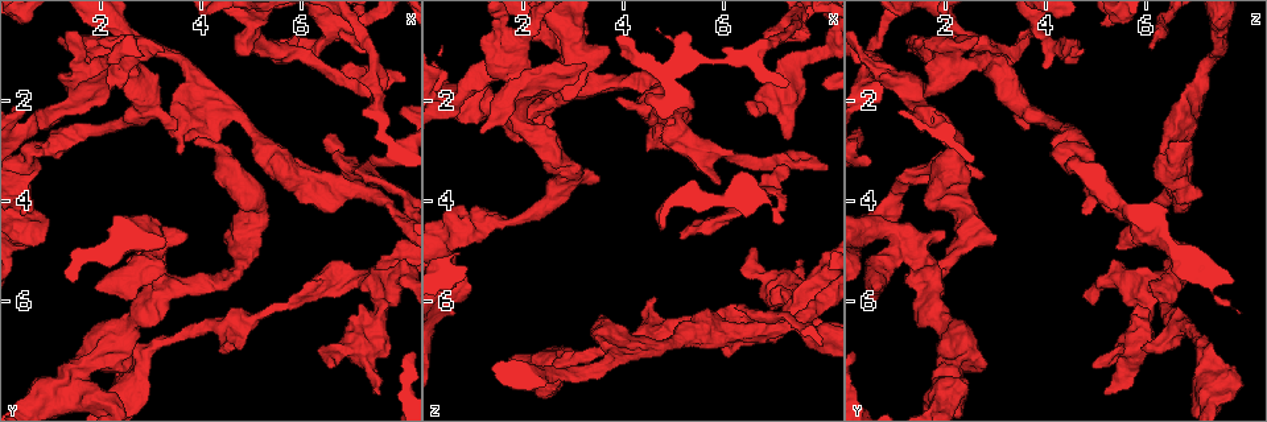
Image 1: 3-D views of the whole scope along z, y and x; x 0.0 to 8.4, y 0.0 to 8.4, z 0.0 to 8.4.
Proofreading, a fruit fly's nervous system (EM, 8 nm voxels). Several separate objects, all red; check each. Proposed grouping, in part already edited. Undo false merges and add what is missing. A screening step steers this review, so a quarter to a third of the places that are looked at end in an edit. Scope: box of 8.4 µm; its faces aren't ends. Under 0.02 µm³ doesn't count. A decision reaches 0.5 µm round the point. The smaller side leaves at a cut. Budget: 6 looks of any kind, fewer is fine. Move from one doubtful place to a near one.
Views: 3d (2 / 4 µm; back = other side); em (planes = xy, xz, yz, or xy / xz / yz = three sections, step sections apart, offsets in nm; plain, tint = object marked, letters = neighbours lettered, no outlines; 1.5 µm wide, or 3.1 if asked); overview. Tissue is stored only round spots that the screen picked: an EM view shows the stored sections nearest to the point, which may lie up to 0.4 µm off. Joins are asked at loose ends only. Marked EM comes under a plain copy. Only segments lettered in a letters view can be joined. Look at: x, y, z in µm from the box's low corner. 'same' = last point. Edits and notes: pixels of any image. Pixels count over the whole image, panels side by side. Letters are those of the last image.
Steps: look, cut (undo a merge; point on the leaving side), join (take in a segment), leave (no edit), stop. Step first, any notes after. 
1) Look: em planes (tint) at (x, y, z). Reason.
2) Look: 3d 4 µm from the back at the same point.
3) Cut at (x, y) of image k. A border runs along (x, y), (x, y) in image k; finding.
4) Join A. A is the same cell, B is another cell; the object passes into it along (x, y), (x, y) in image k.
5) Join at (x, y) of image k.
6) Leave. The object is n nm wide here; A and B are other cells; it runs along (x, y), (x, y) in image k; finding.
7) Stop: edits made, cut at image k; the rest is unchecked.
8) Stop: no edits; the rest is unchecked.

Look: 3d 2 µm at (1.15, 0.75, 2.55).

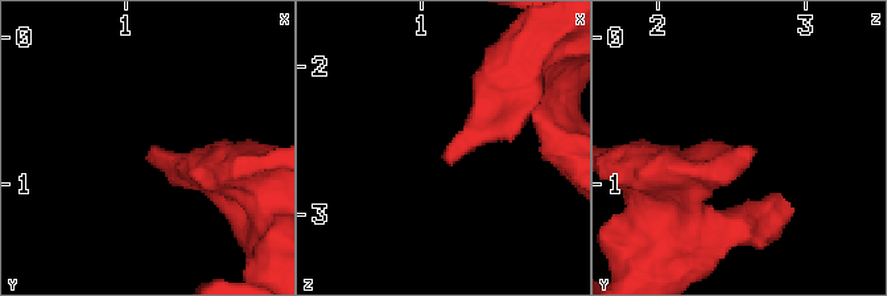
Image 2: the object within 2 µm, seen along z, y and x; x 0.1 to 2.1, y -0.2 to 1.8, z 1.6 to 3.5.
Look: em planes (letters) at (1.18, 0.74, 2.60).

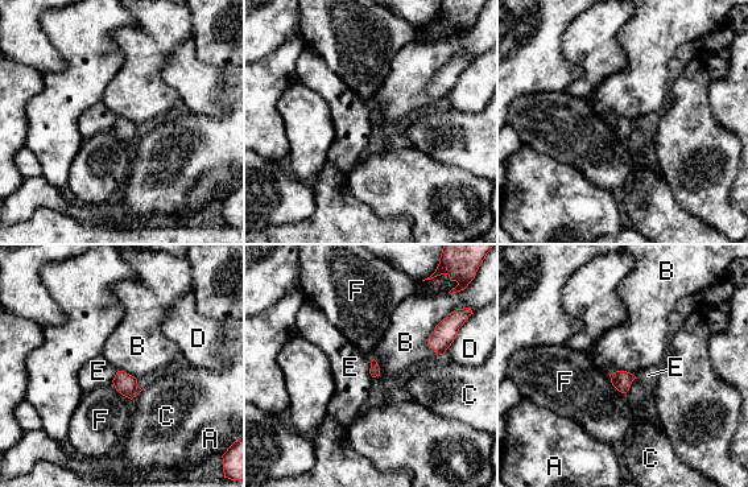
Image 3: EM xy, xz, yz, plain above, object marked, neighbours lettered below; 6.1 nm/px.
Leave. A, B, C, D, E and F are other cells; a border runs along (445, 317), (428, 339), (439, 355) in image 3; none of them fits.

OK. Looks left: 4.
Look: em xz step 4 (tint) at (3.85, 2.80, 2.05). Long arm stops here.

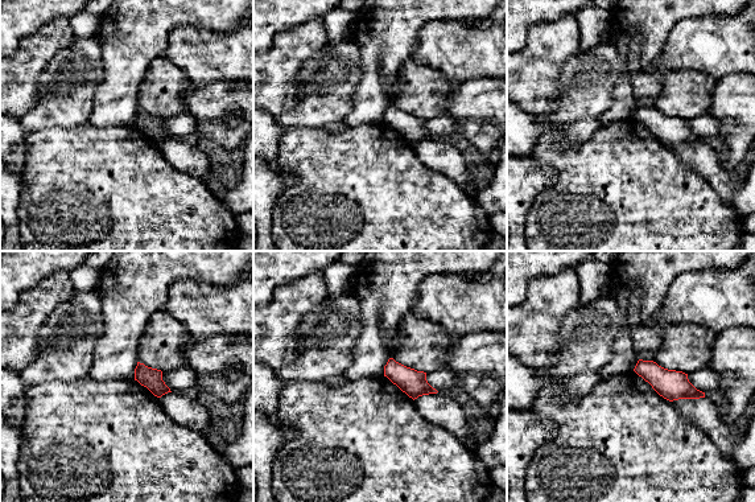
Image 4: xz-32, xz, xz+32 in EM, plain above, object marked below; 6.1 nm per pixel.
Look: em planes (letters) at the same point.

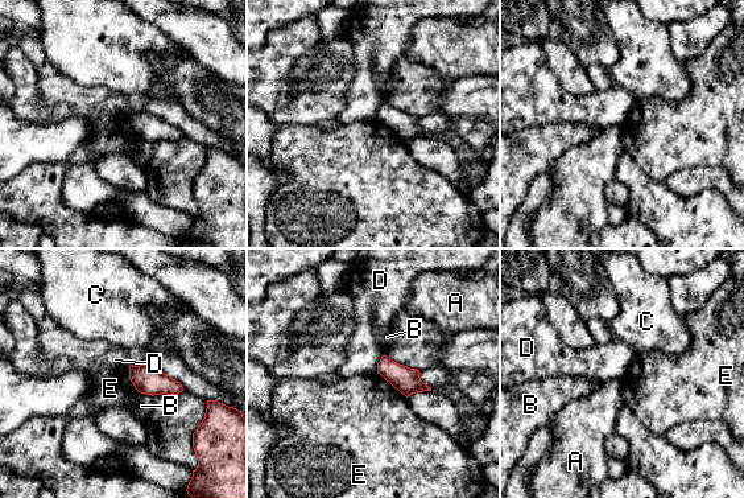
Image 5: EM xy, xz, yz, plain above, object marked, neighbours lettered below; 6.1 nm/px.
Leave. A, B, C, D and E are other cells; a border runs along (377, 373), (406, 398) in image 5; none of them fits.

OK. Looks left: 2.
Look: em yz step 4 (letters) at (1.25, 1.60, 0.70). Thick end.

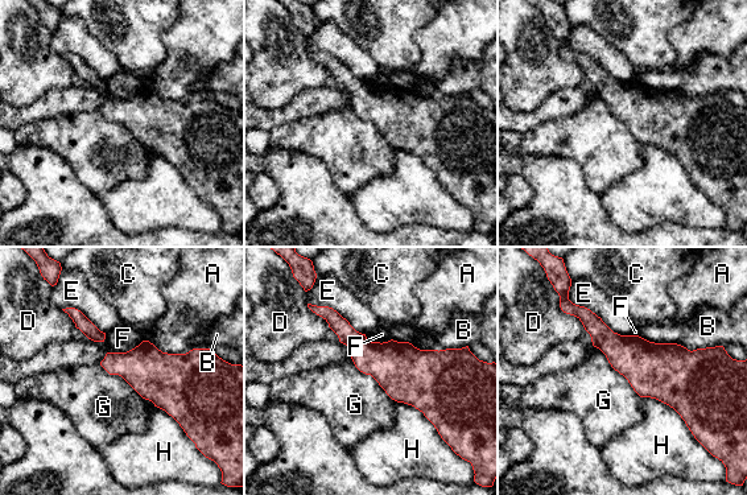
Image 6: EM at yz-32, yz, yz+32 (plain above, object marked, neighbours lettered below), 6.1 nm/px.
Look: em planes (letters) at the same point. Another direction.

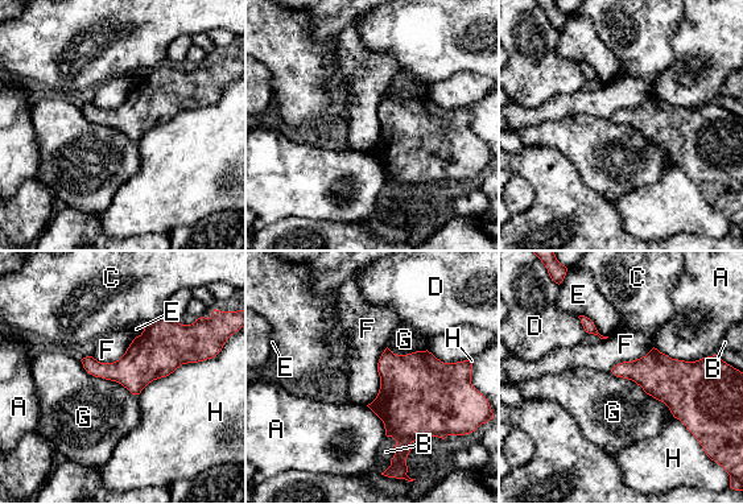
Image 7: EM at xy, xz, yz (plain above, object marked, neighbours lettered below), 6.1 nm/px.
Leave. A, B, C, D, E, F, G and H are other cells; a border runs along (611, 371), (634, 380), (673, 416) in image 7; no lettered segment goes on from it.

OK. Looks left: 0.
Stop: no edits; the rest is unchecked.

